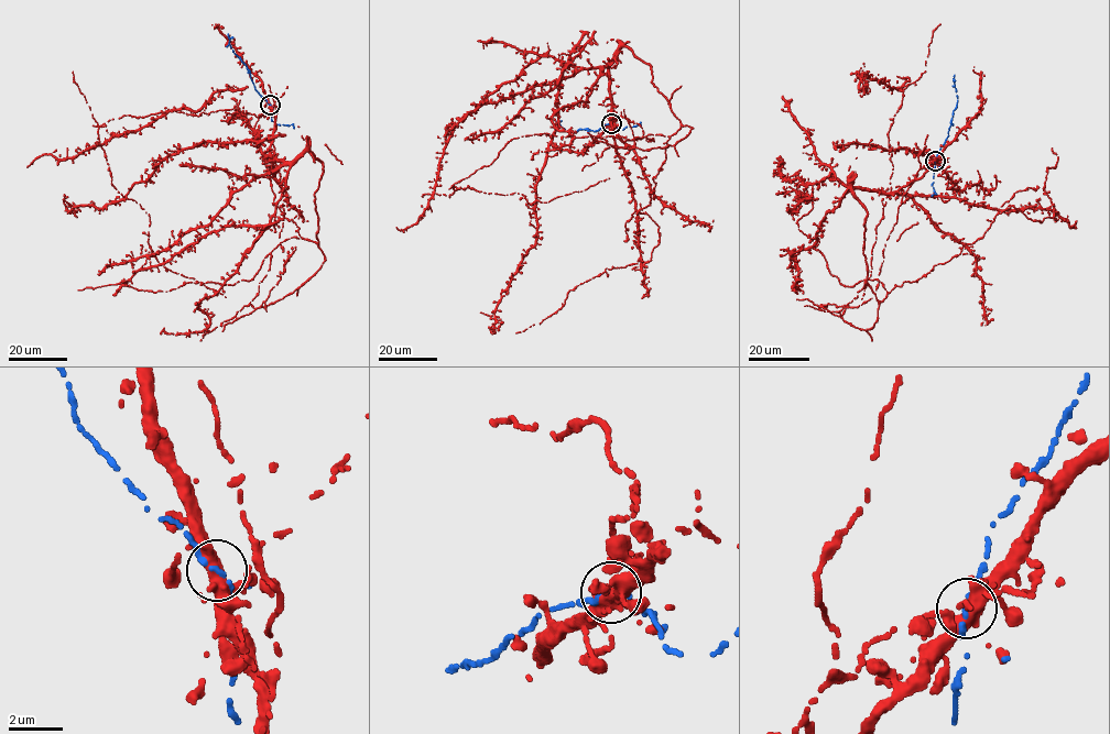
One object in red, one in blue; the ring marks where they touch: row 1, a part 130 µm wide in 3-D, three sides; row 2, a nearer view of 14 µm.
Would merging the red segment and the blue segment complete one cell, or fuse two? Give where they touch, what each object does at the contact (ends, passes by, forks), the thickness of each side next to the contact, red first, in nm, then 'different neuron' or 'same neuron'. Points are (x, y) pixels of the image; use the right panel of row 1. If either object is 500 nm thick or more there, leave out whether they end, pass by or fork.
at (935, 161); red forks there; blue ends there; 380 nm thick on the red side, 280 nm on the other; same neuron

